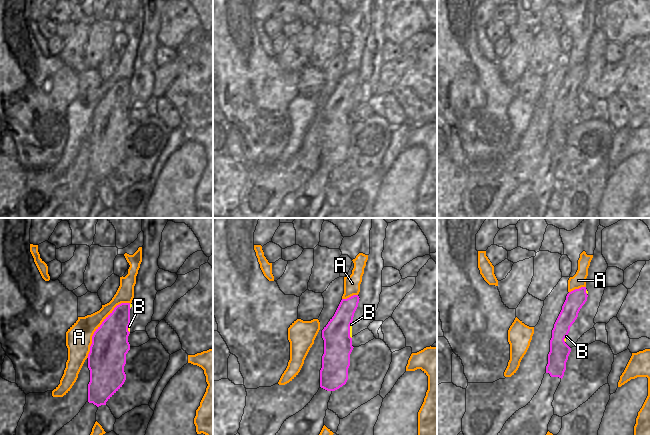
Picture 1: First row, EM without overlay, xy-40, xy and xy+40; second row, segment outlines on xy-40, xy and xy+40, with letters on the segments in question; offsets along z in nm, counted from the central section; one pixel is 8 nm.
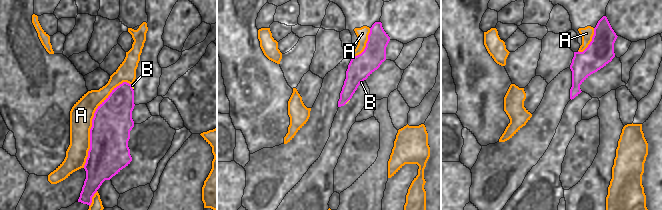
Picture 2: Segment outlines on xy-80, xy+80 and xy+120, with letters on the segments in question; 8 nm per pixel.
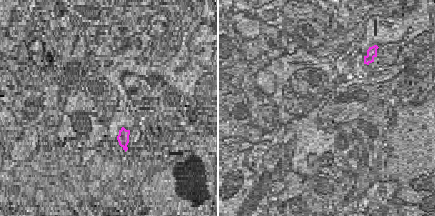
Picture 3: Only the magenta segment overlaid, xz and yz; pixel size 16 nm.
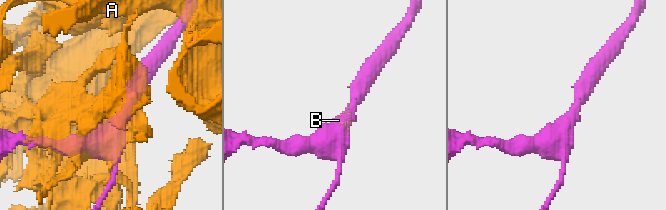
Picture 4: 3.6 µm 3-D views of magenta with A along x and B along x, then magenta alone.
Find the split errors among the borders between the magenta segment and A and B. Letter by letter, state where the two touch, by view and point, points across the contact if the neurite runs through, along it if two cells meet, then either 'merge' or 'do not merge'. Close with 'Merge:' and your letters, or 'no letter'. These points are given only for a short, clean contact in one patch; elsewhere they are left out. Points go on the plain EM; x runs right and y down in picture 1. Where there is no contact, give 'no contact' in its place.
A: contact xy-40 (100, 101); do not merge
B: contact xy (349, 107); merge
Merge: B

